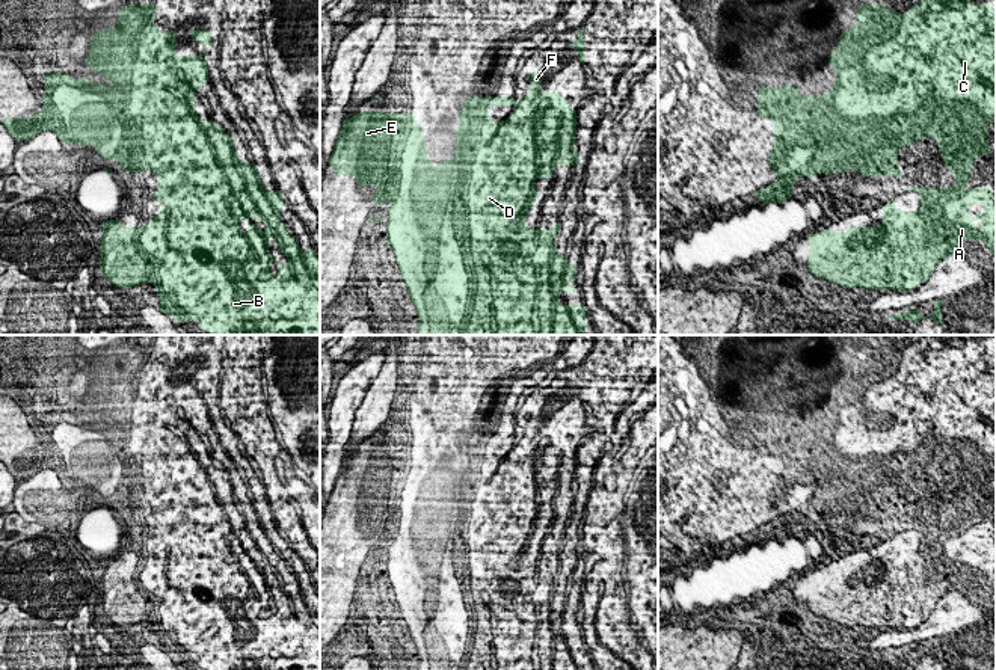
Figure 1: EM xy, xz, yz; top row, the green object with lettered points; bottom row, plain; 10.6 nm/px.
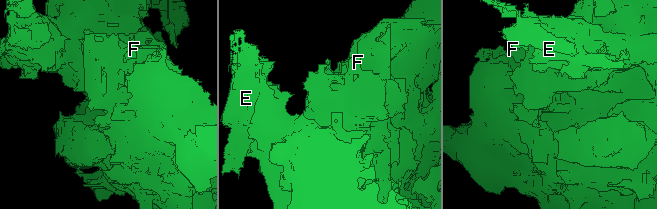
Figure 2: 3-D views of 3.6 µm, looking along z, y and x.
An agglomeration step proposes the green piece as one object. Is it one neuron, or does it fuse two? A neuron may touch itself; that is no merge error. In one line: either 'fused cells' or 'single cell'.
fused cells

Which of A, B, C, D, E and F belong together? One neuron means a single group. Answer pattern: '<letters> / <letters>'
A B C D F / E

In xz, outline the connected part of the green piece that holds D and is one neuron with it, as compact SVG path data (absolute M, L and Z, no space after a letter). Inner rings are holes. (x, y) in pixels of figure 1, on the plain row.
M530 410L530 430L515 444L516 435L468 435L459 450L456 471L454 501L456 512L463 515L471 536L465 542L465 560L454 563L456 578L460 582L463 604L468 611L468 637L460 670L586 670L584 643L560 643L560 629L579 629L569 625L576 619L579 604L569 604L567 596L555 587L555 572L560 570L561 558L555 558L552 567L531 567L527 563L527 551L536 543L540 530L534 525L536 516L554 516L555 504L578 504L573 489L576 480L576 451L567 436L557 430L540 427L540 413ZM490 444L512 444L513 453L507 459L490 459Z

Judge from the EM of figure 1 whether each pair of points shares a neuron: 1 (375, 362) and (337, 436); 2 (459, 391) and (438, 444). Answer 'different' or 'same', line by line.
1: same
2: different

